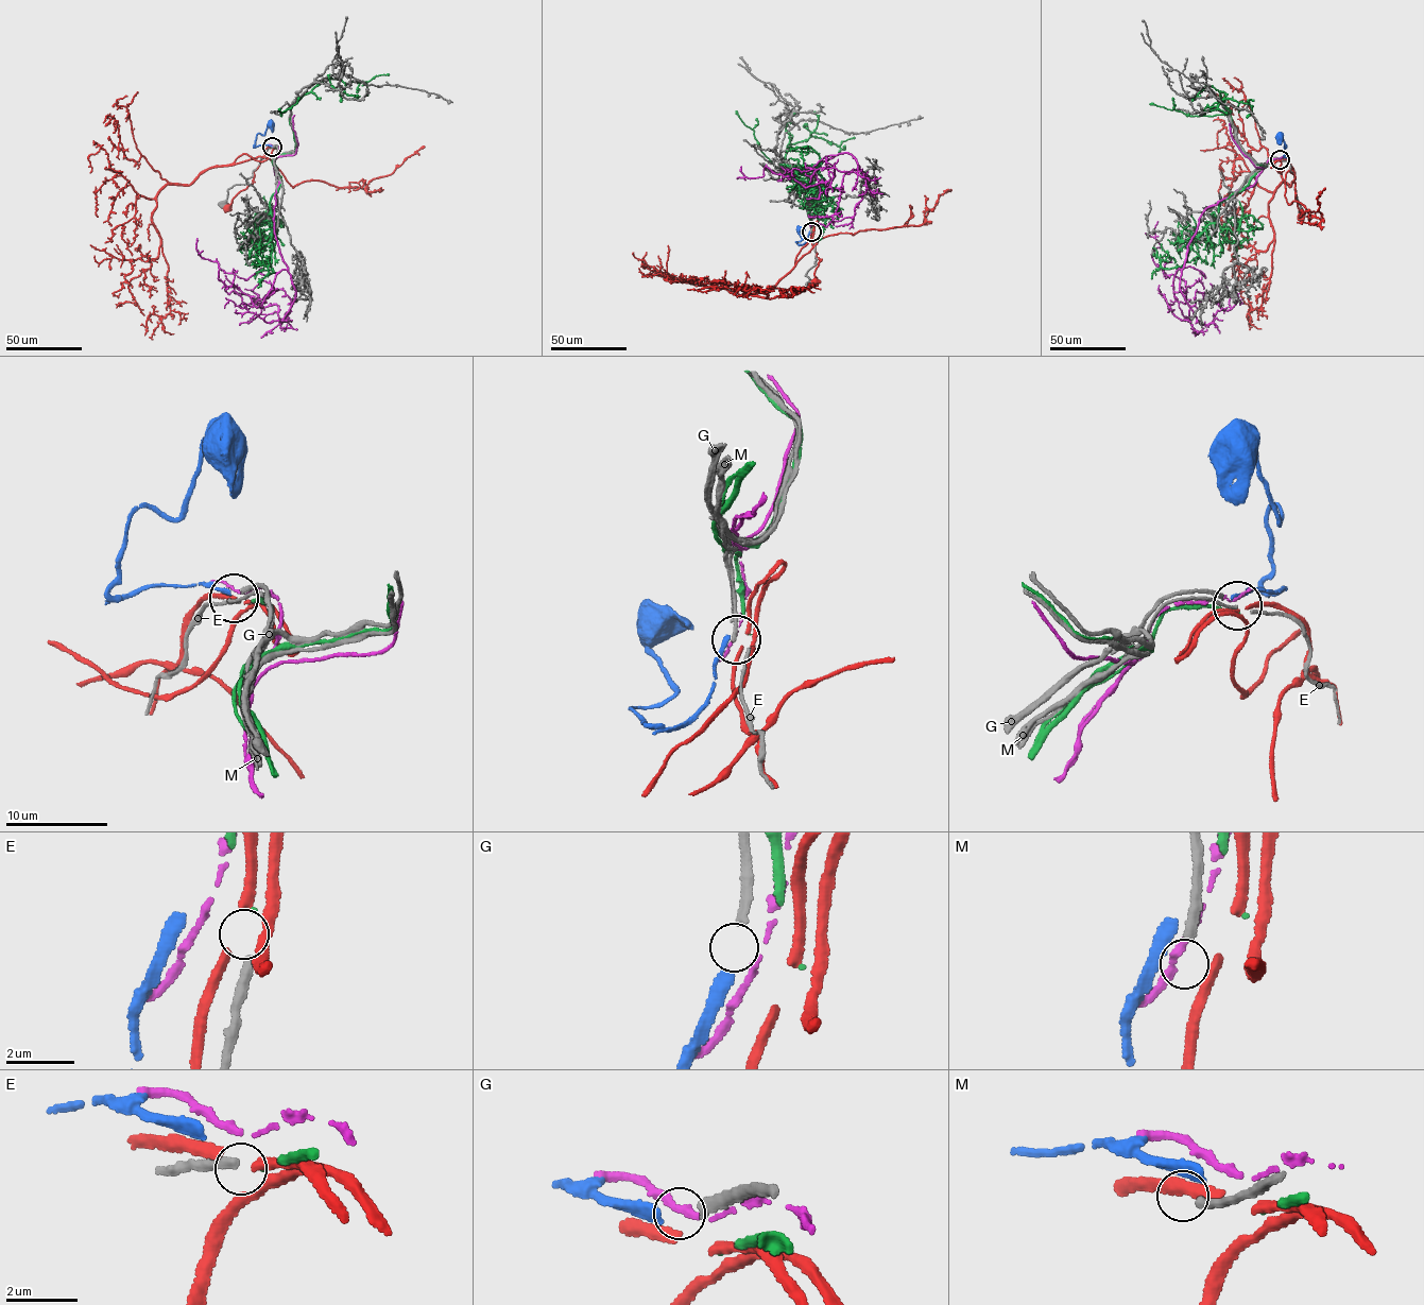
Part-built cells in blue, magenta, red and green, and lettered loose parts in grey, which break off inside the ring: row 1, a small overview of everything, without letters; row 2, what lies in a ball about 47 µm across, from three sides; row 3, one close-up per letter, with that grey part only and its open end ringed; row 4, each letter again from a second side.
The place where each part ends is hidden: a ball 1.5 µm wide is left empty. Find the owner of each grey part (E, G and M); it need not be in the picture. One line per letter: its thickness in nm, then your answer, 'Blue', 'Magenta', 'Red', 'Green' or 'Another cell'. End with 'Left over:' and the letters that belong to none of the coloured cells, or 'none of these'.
E: Thickness 280 nm. Green
G: Thickness 280 nm. Blue
M: Thickness 280 nm. Another cell
Left over: M

